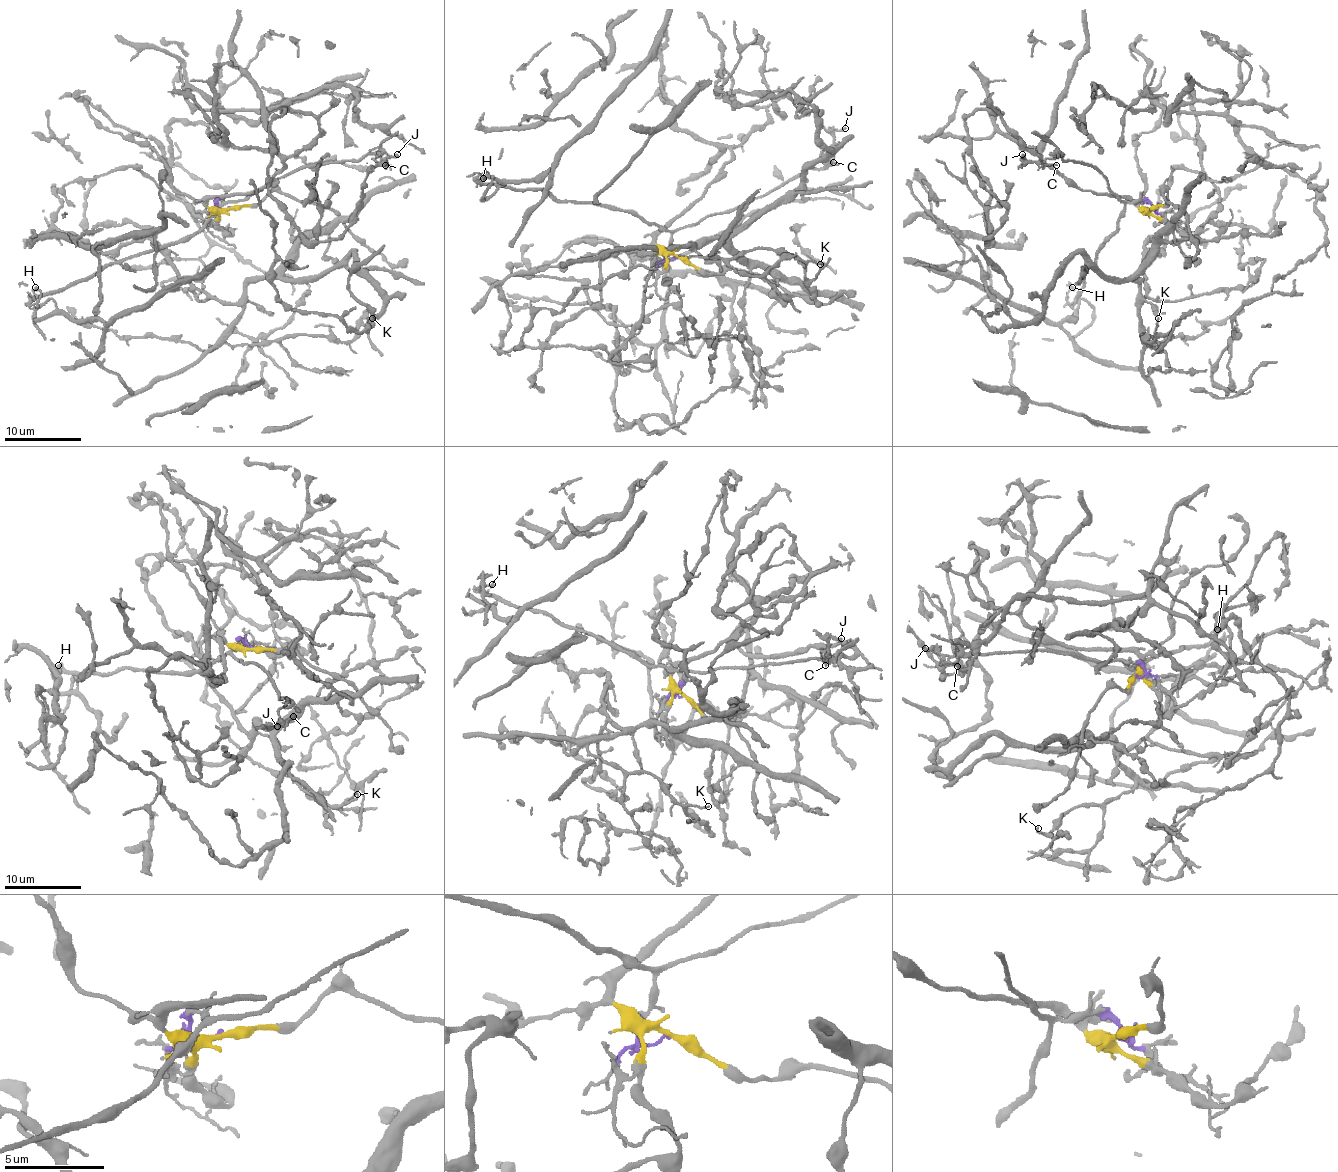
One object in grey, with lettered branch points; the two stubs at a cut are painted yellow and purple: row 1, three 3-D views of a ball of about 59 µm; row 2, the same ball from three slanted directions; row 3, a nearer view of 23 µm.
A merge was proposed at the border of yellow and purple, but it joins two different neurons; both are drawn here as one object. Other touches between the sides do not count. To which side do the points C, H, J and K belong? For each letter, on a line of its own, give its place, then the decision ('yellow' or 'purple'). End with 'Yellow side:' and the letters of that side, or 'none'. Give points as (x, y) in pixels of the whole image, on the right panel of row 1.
C: place (1056, 165); purple
H: place (1072, 287); purple
J: place (1022, 154); purple
K: place (1158, 318); yellow
Yellow side: K

